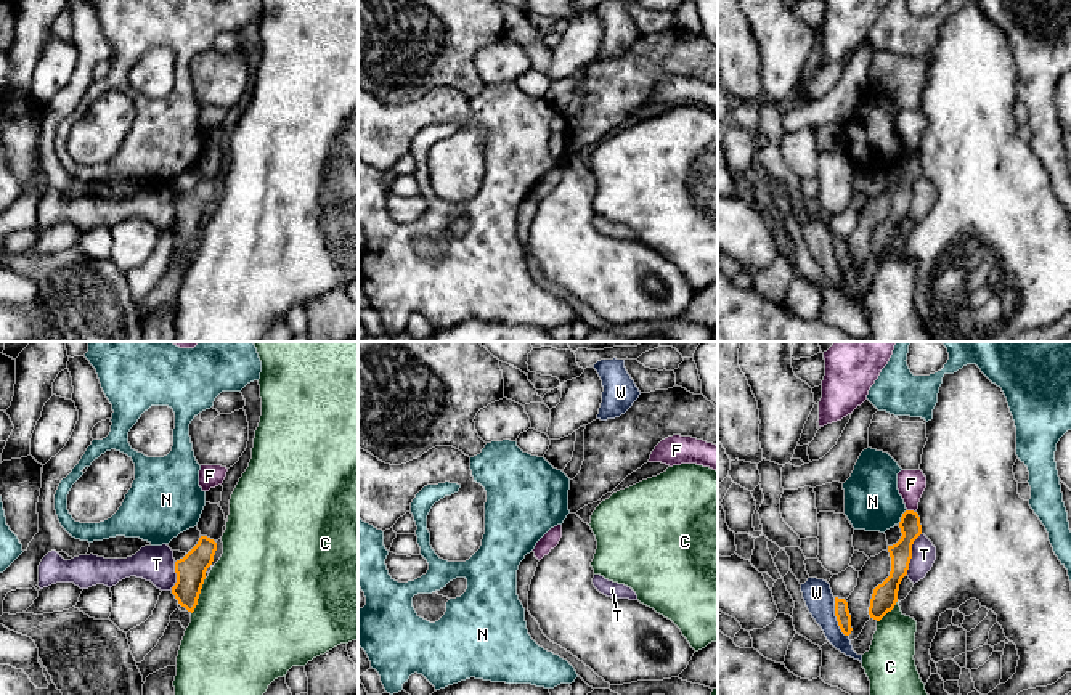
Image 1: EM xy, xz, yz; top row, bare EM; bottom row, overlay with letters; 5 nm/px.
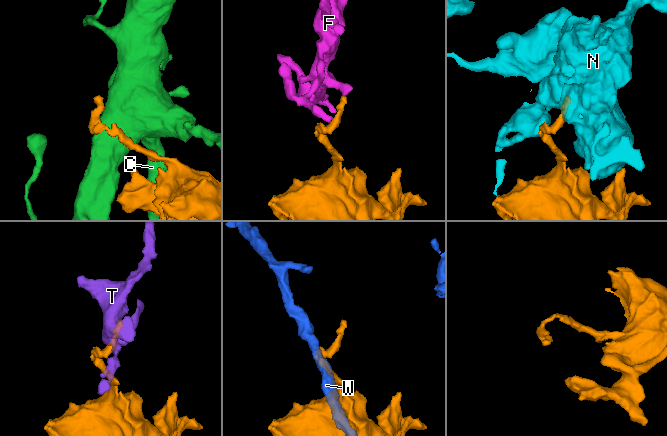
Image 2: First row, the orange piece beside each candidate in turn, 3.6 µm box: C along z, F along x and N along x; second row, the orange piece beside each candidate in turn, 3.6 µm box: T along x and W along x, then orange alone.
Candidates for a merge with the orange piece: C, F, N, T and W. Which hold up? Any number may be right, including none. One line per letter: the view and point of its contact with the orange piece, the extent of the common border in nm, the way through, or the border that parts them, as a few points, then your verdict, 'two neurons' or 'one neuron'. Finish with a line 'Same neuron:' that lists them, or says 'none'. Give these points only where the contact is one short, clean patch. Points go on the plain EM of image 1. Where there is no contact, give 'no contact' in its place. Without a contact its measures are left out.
C: meets orange in xy at (198, 236); contact 200 nm long; two neurons
F: meets orange in yz at (911, 151); contact 40 nm long; border along yz (908, 150), (914, 153); two neurons
N: meets orange in yz at (903, 156); contact 80 nm long; two neurons
T: meets orange in yz at (911, 195); contact 220 nm long; two neurons
W: meets orange in yz at (837, 259); contact 220 nm long; border along yz (834, 238), (837, 265), (848, 276); two neurons
Same neuron: none

